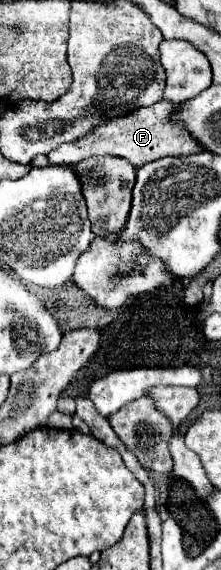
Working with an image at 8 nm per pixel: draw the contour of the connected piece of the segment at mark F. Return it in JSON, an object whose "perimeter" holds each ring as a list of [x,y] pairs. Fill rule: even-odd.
{"perimeter":[[[161,99],[149,107],[139,107],[125,117],[119,117],[119,119],[113,119],[109,123],[95,127],[91,135],[75,141],[75,143],[57,147],[55,151],[49,153],[49,163],[51,165],[71,165],[71,163],[79,163],[93,155],[113,155],[113,157],[123,157],[123,159],[131,161],[135,167],[141,167],[149,161],[155,161],[159,157],[167,157],[167,155],[199,153],[201,147],[195,141],[191,141],[191,137],[187,137],[187,133],[183,133],[181,127],[167,123],[169,115],[175,109],[177,109],[177,105],[171,101],[165,101],[165,99]]]}

